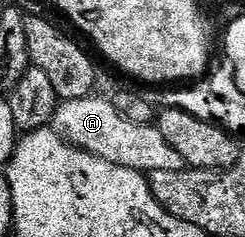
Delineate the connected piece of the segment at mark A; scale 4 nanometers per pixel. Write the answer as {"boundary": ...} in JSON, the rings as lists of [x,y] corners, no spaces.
{"boundary":[[[97,97],[61,102],[53,114],[52,129],[80,150],[91,152],[103,160],[111,160],[111,164],[119,164],[123,168],[142,172],[186,169],[179,152],[175,152],[175,148],[171,148],[167,140],[163,140],[163,132],[156,125],[131,124],[131,120],[123,120],[123,116],[119,116],[108,97]]]}

